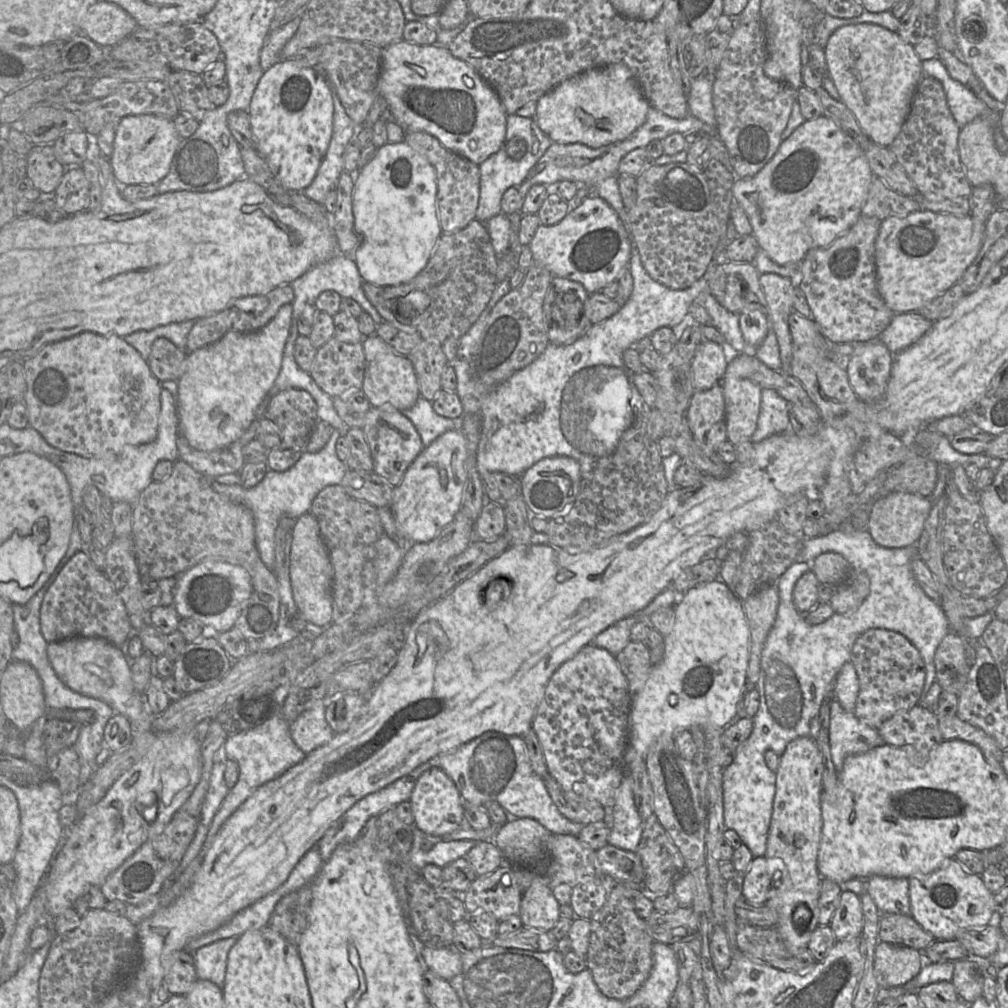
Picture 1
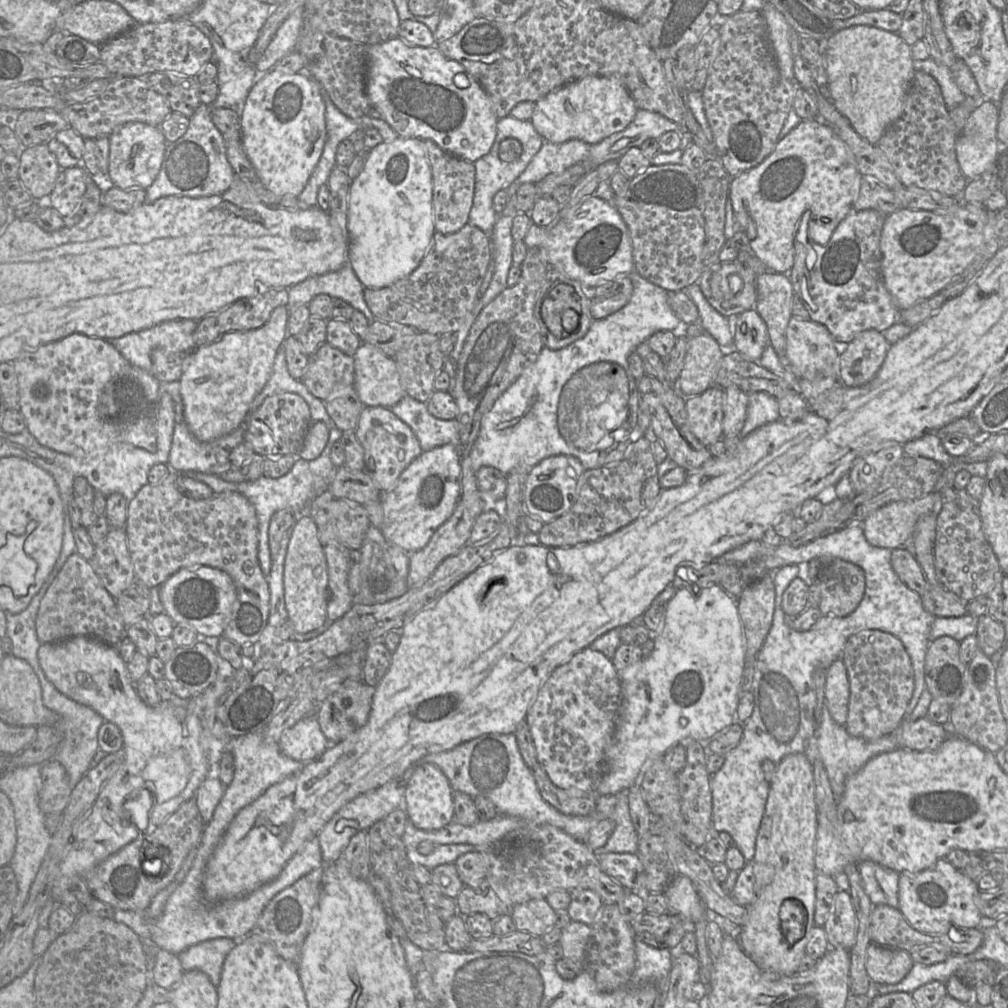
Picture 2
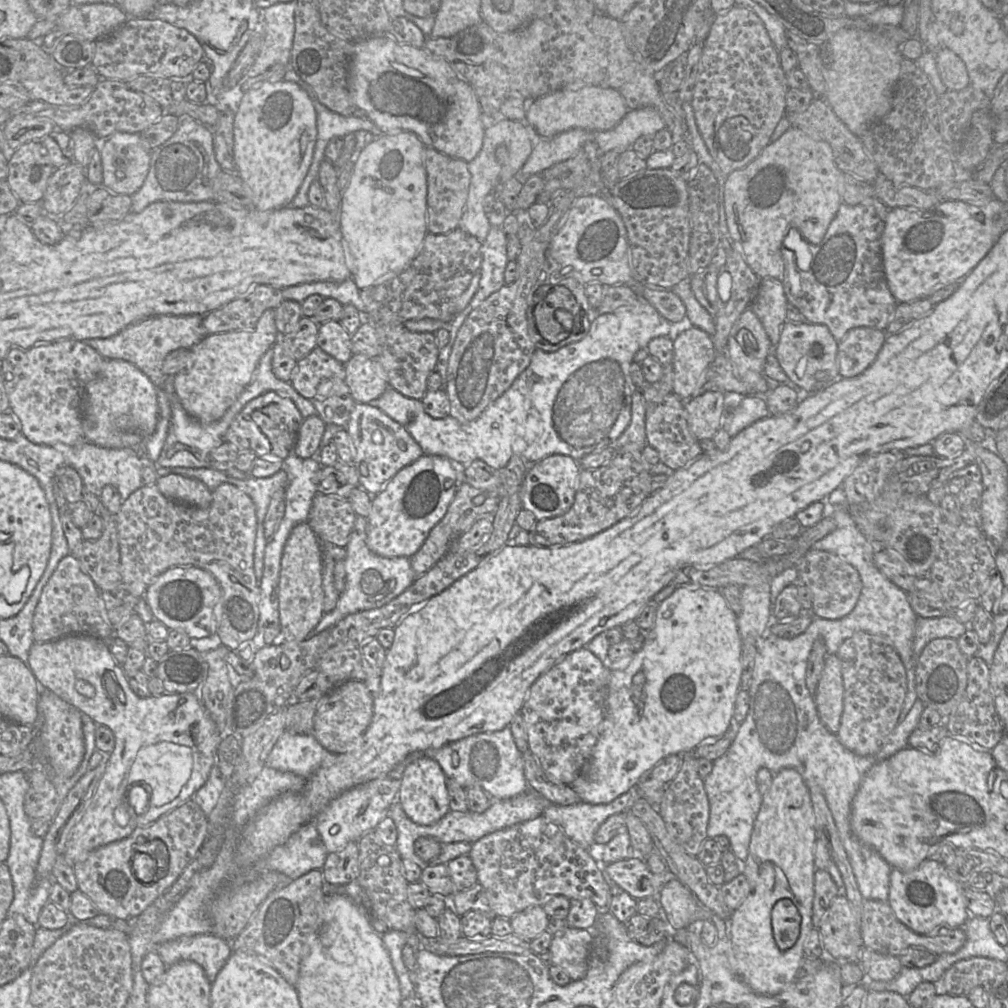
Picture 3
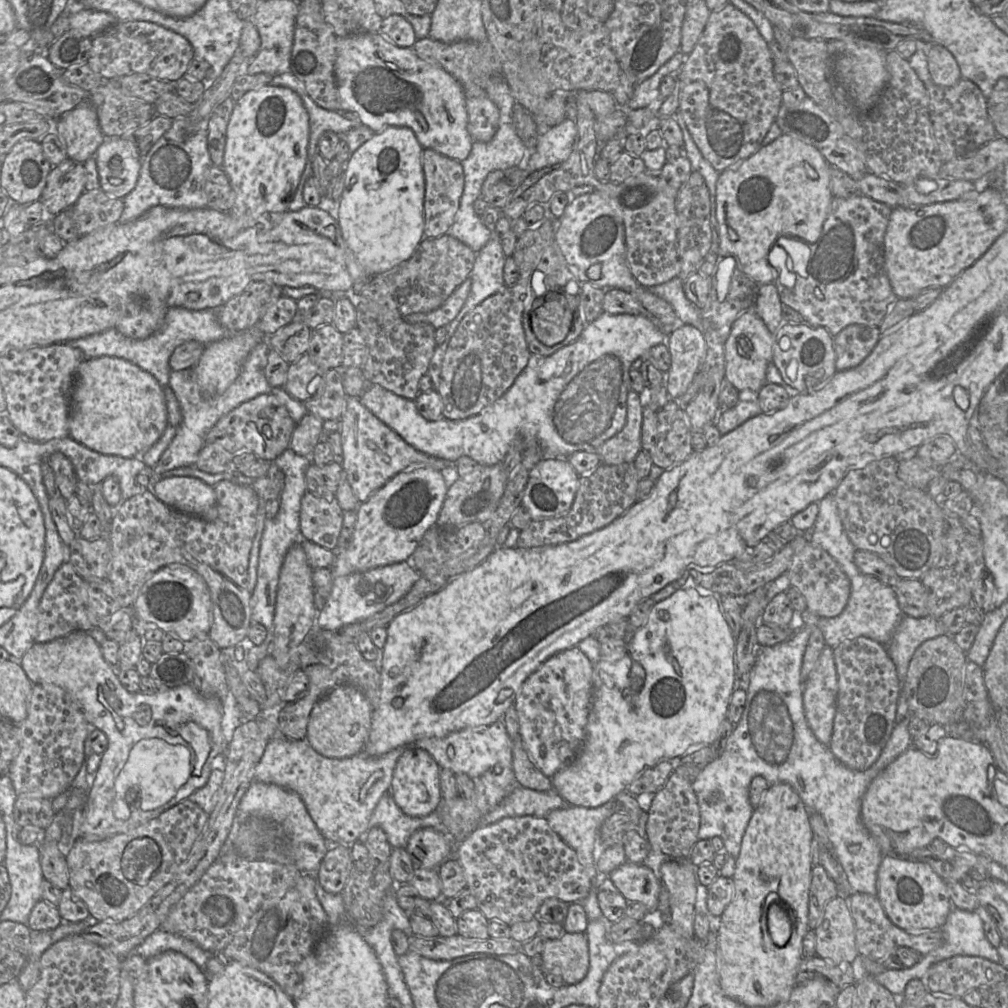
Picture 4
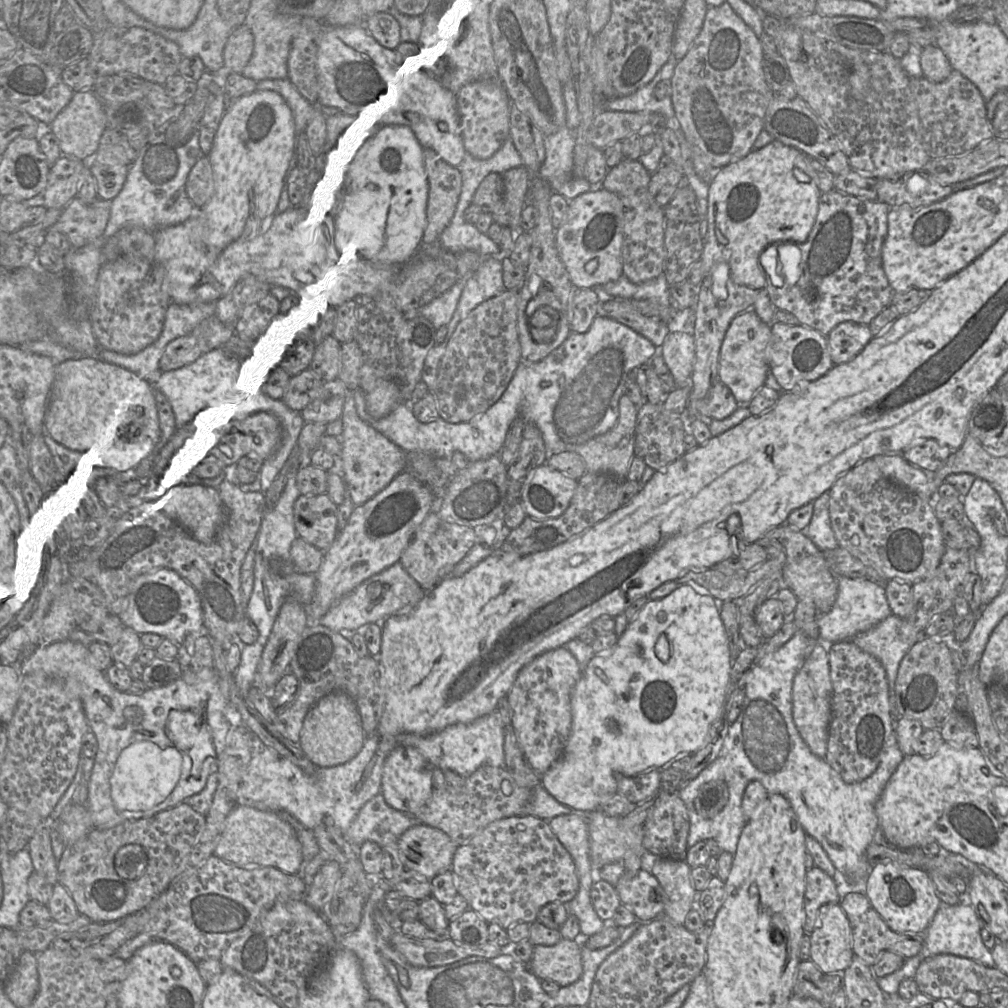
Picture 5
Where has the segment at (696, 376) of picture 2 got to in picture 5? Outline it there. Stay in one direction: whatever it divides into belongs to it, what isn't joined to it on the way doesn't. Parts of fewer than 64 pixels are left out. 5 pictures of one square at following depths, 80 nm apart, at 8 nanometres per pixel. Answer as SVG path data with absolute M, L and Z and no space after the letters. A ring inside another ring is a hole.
M679 331L670 333L658 352L669 368L676 387L688 385L695 362L694 337Z

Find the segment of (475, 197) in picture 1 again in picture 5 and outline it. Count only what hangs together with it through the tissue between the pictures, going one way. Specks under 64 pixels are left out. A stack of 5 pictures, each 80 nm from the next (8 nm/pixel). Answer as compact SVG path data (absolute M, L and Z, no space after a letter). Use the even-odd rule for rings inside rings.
M423 148L423 166L428 183L426 227L423 243L434 243L449 224L461 192L461 174L434 150Z

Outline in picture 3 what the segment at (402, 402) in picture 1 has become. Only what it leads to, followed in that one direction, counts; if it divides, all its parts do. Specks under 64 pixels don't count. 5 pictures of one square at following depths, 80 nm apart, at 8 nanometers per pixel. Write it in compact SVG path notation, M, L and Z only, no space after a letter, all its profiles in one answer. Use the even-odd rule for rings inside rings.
M352 355L345 364L345 383L356 403L370 403L388 388L386 372L377 358Z

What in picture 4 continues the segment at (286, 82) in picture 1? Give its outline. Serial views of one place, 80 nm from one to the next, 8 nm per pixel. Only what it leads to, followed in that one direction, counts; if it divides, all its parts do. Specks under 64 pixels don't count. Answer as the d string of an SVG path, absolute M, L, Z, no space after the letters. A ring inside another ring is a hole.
M268 84L246 92L235 102L226 131L222 168L235 193L234 205L227 213L232 217L258 218L287 211L307 162L308 142L309 116L294 91Z

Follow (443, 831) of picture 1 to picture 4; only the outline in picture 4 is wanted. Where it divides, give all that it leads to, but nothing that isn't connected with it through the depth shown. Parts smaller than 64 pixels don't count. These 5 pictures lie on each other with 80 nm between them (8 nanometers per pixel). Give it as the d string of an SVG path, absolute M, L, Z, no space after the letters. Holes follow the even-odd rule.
M415 747L405 748L396 762L390 787L390 794L405 814L423 817L437 810L442 801L440 769L427 751Z

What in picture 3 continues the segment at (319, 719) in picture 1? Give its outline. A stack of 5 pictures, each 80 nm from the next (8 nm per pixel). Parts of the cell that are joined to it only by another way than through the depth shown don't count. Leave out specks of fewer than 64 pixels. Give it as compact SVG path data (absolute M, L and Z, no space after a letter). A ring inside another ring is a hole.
M285 730L268 753L265 764L308 778L322 764L330 764L335 755L327 751L312 733L295 734Z

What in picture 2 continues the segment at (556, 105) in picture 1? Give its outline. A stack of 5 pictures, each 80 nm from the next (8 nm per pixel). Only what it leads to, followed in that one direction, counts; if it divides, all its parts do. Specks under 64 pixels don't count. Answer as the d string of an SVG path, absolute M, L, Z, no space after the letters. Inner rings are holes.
M586 76L568 82L535 102L530 119L544 141L555 144L578 139L595 144L624 130L638 108L624 83L615 76Z

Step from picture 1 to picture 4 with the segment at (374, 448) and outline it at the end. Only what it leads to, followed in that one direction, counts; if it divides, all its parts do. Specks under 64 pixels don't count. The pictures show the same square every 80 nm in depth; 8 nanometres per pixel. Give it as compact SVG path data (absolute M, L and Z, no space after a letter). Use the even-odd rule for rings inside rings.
M357 397L346 398L346 409L340 419L339 432L342 445L342 467L346 479L359 503L365 502L374 492L396 474L417 468L441 471L455 461L440 459L415 449L394 430L380 421Z

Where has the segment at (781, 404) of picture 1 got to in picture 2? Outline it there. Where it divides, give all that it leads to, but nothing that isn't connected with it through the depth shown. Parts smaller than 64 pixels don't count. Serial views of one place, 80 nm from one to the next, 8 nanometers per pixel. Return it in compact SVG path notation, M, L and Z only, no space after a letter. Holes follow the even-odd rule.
M766 392L750 393L745 423L738 437L742 439L757 428L780 419L776 398Z

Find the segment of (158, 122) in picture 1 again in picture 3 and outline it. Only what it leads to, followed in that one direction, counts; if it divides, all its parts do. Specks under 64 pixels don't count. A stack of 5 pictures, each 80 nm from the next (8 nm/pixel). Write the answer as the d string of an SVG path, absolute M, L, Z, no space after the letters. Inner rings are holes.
M115 132L99 143L102 184L114 193L132 195L143 185L150 165L152 147L141 133Z

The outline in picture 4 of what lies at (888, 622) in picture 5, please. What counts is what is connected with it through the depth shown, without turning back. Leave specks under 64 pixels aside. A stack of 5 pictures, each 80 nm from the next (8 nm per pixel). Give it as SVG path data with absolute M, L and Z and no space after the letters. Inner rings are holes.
M903 616L891 641L886 645L888 655L896 667L900 682L900 692L905 682L909 663L916 649L923 642L942 635L948 634L938 618L931 616L923 618Z

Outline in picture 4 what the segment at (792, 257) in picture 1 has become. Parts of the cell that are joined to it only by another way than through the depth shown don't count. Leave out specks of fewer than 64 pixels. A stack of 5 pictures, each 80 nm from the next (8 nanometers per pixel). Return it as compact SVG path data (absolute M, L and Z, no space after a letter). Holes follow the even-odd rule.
M781 135L759 151L719 173L716 183L715 221L718 235L718 254L733 257L738 268L759 285L779 280L779 272L769 262L769 255L778 245L784 249L785 241L800 239L814 244L820 237L823 224L834 199L830 189L831 166L814 146L789 135Z

